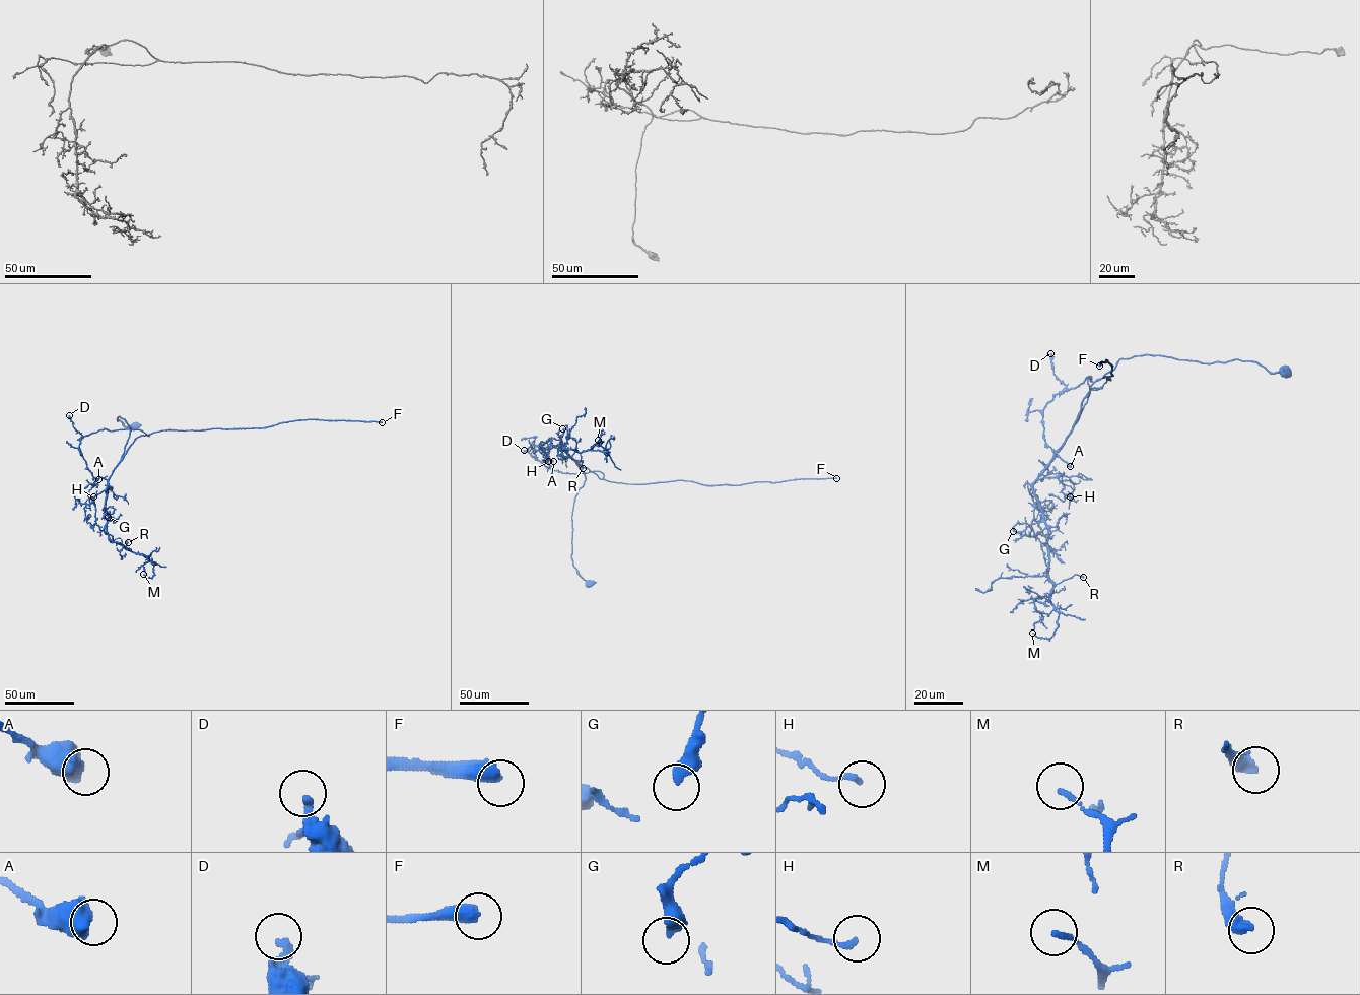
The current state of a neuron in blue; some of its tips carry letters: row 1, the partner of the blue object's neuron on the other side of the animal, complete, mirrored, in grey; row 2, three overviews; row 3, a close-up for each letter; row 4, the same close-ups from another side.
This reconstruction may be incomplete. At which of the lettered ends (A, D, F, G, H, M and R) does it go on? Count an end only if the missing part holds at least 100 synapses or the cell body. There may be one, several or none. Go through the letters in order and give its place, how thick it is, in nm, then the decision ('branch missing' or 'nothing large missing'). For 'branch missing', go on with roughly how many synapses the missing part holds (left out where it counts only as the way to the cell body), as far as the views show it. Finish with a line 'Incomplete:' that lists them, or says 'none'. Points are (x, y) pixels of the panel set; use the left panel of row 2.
A: (98, 479) | 750 nm | nothing large missing
D: (69, 415) | 260 nm | nothing large missing
F: (382, 422) | 480 nm | branch missing | 300 syn
G: (108, 517) | 440 nm | nothing large missing
H: (93, 496) | 150 nm | nothing large missing
M: (143, 574) | 140 nm | nothing large missing
R: (128, 542) | 440 nm | nothing large missing
Incomplete: F

